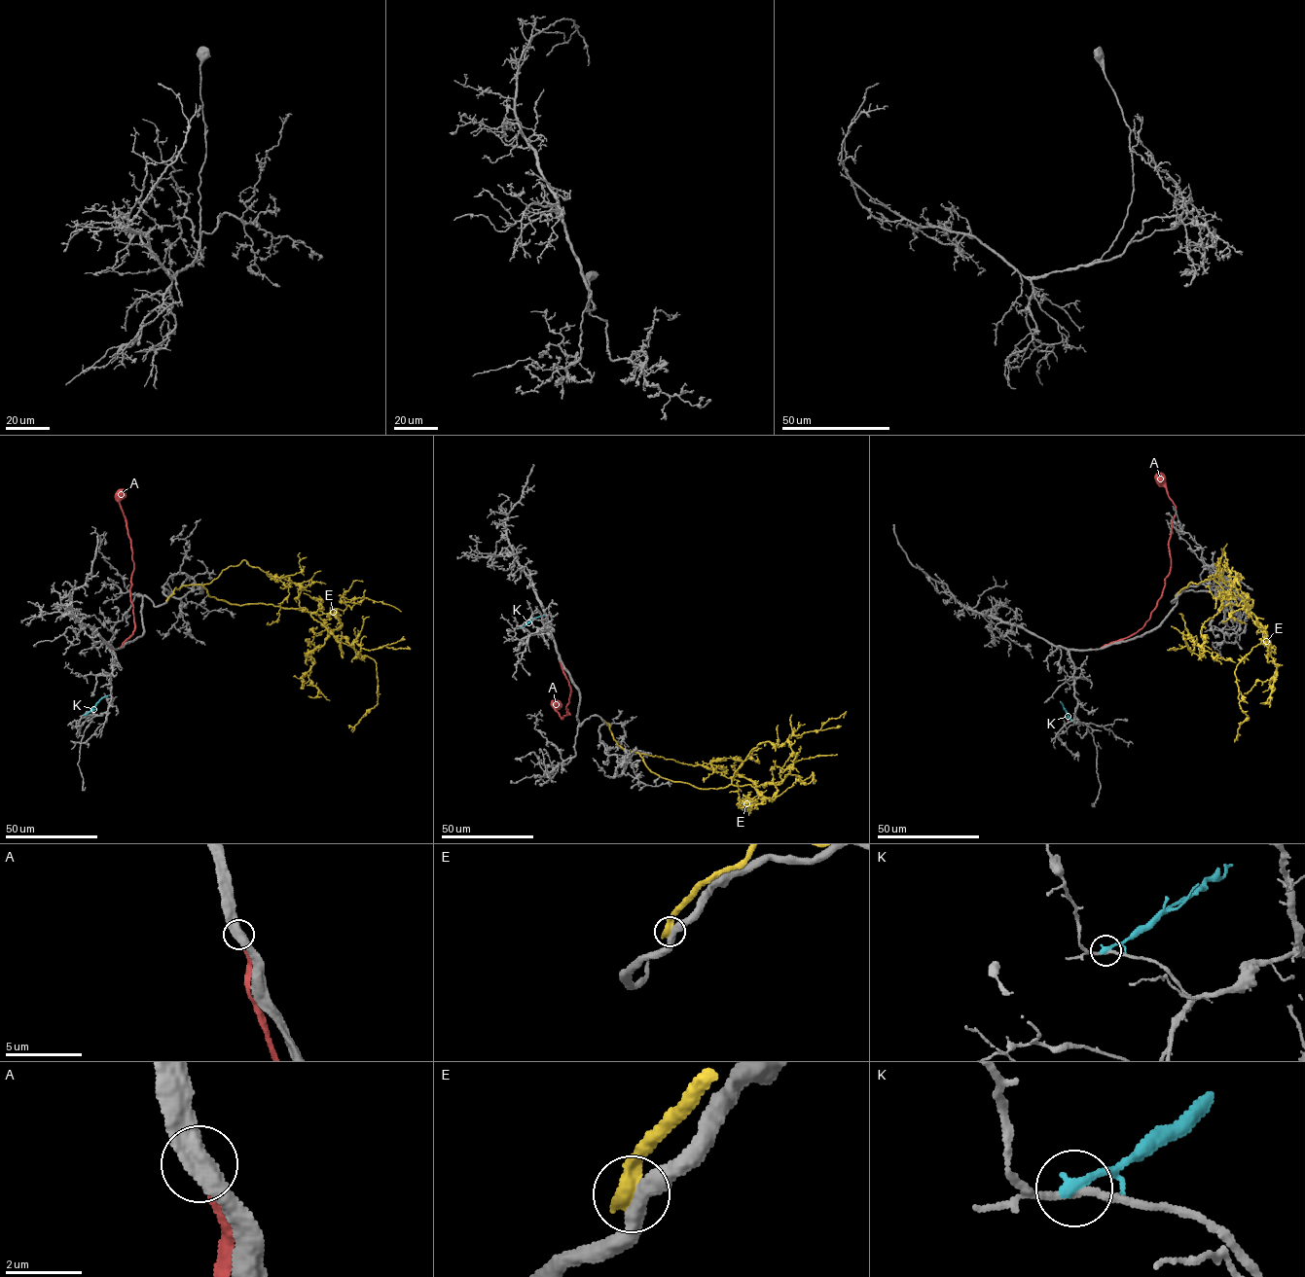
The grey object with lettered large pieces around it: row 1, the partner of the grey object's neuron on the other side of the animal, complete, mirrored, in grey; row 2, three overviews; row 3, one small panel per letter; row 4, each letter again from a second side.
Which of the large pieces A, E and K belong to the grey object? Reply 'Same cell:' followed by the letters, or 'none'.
Same cell: none

